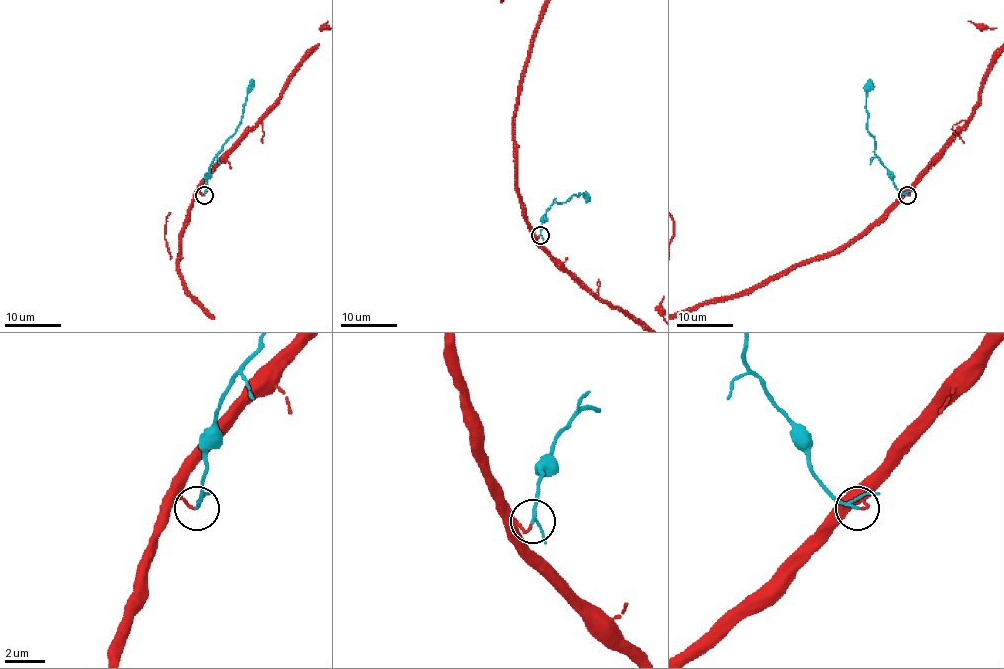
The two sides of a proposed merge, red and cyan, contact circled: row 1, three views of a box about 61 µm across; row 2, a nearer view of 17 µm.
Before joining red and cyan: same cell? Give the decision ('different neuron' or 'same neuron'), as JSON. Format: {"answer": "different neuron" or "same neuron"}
{"answer": "same neuron"}

